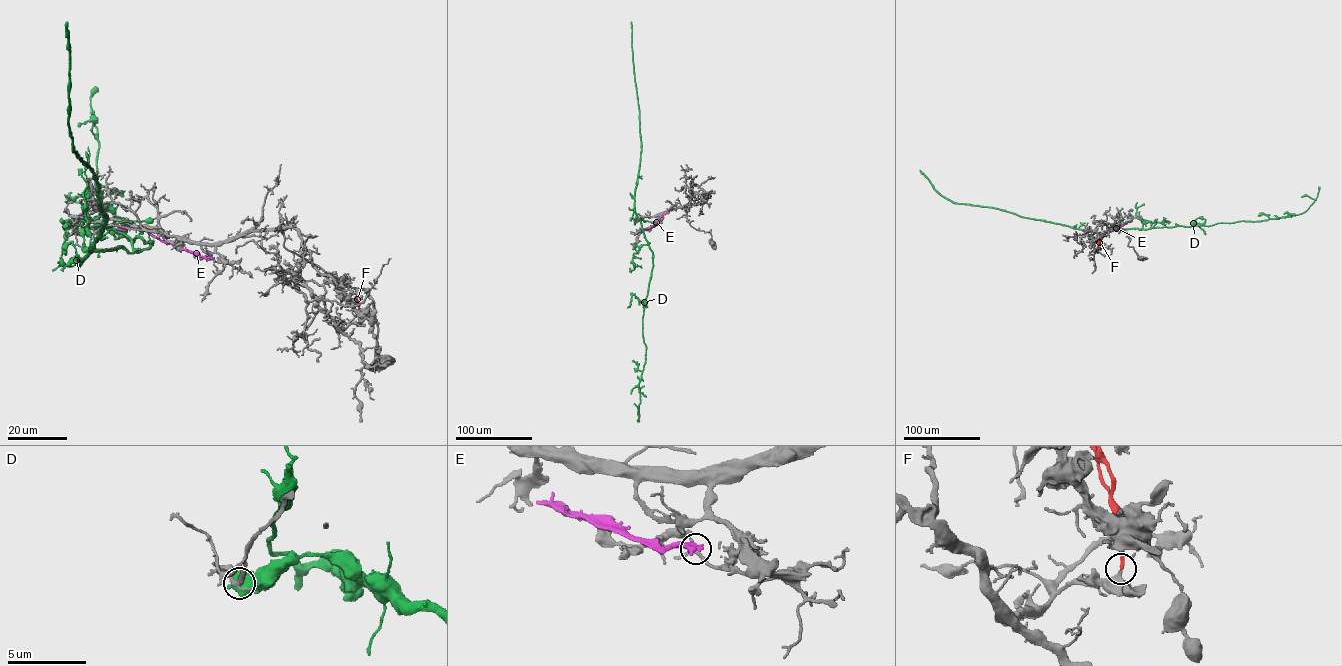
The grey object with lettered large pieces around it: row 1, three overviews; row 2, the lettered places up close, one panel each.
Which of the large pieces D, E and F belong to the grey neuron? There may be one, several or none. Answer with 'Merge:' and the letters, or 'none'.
Merge: F

